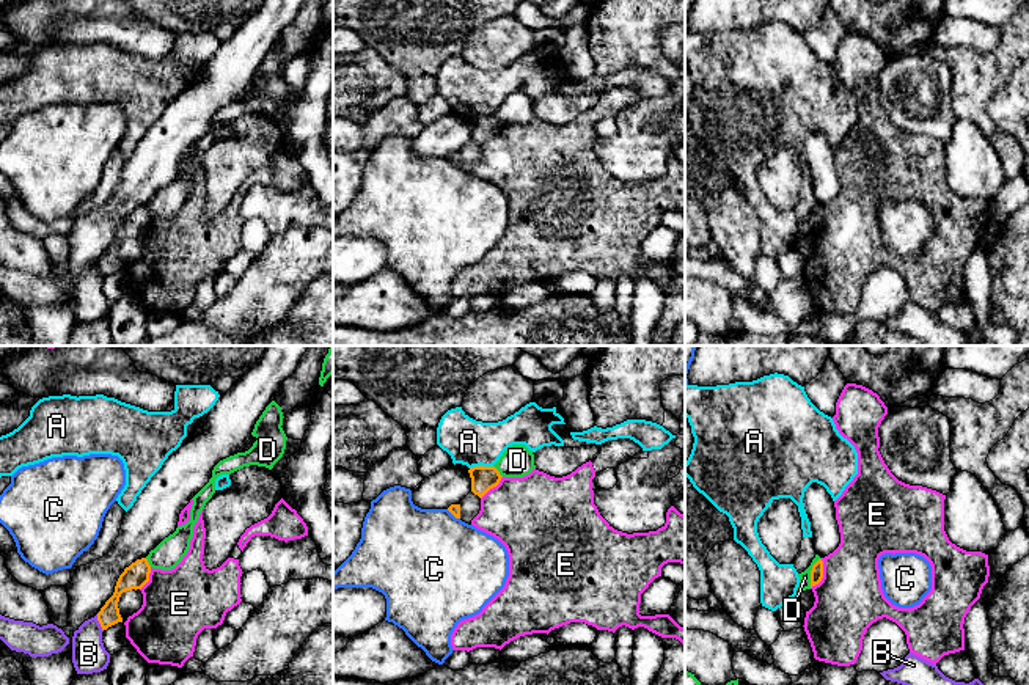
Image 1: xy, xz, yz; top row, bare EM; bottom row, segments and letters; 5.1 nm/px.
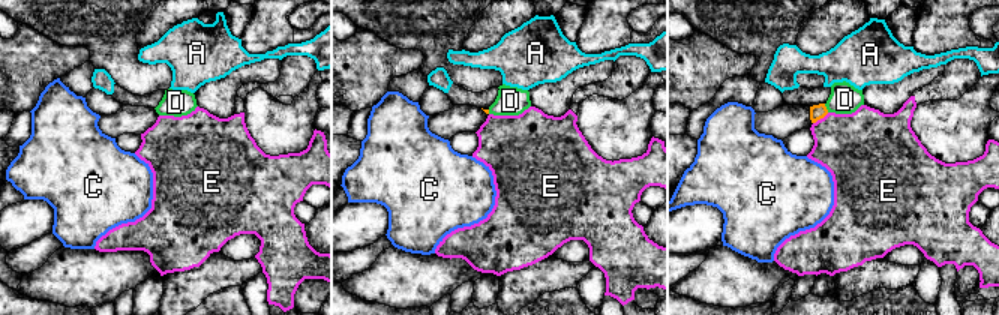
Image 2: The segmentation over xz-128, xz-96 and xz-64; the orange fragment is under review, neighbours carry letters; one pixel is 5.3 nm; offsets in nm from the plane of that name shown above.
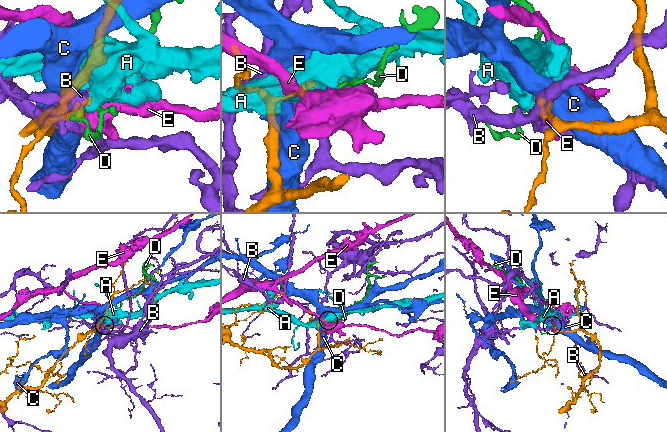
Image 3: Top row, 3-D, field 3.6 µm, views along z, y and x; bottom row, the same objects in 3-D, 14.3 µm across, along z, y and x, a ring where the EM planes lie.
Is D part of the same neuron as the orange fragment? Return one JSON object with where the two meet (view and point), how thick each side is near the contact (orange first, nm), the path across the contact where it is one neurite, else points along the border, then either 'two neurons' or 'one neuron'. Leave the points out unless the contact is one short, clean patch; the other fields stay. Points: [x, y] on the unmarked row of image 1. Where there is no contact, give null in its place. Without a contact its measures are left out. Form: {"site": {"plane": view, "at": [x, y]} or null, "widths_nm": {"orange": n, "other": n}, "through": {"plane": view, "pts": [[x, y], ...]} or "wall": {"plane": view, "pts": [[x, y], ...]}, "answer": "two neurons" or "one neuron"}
{"site": {"plane": "yz", "at": [811, 220]}, "widths_nm": {"orange": 60, "other": 60}, "wall": {"plane": "yz", "pts": [[820, 206], [812, 214], [809, 234]]}, "answer": "two neurons"}

